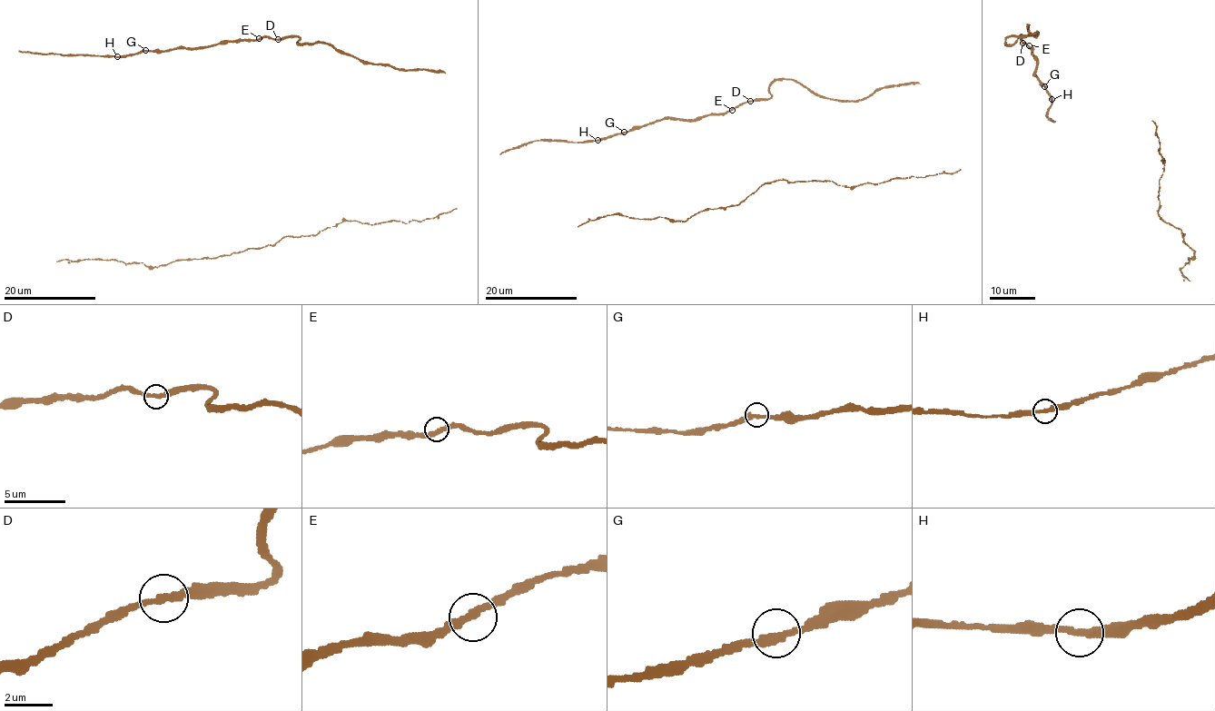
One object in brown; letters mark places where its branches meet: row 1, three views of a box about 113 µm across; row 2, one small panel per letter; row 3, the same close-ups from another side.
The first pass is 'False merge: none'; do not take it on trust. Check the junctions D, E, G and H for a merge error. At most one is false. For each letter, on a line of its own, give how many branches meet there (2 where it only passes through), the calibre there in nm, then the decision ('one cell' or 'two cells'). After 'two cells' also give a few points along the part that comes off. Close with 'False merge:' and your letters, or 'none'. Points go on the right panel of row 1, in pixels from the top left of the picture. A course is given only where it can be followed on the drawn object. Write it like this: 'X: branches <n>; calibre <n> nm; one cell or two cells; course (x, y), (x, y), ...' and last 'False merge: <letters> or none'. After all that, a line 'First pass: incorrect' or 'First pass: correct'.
D: branches 2; calibre 320 nm; one cell
E: branches 2; calibre 320 nm; one cell
G: branches 2; calibre 360 nm; one cell
H: branches 2; calibre 320 nm; one cell
False merge: none
First pass: correct

